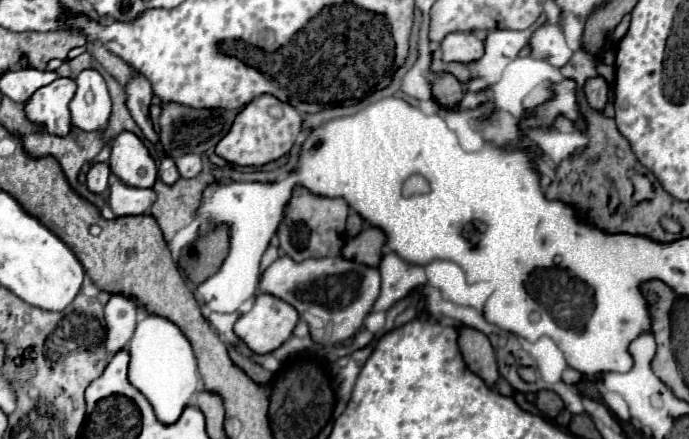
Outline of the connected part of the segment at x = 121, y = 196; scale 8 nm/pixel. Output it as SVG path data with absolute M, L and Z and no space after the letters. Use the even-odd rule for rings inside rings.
M116 180L110 186L108 206L116 216L138 216L146 214L156 200L154 188L132 188Z

